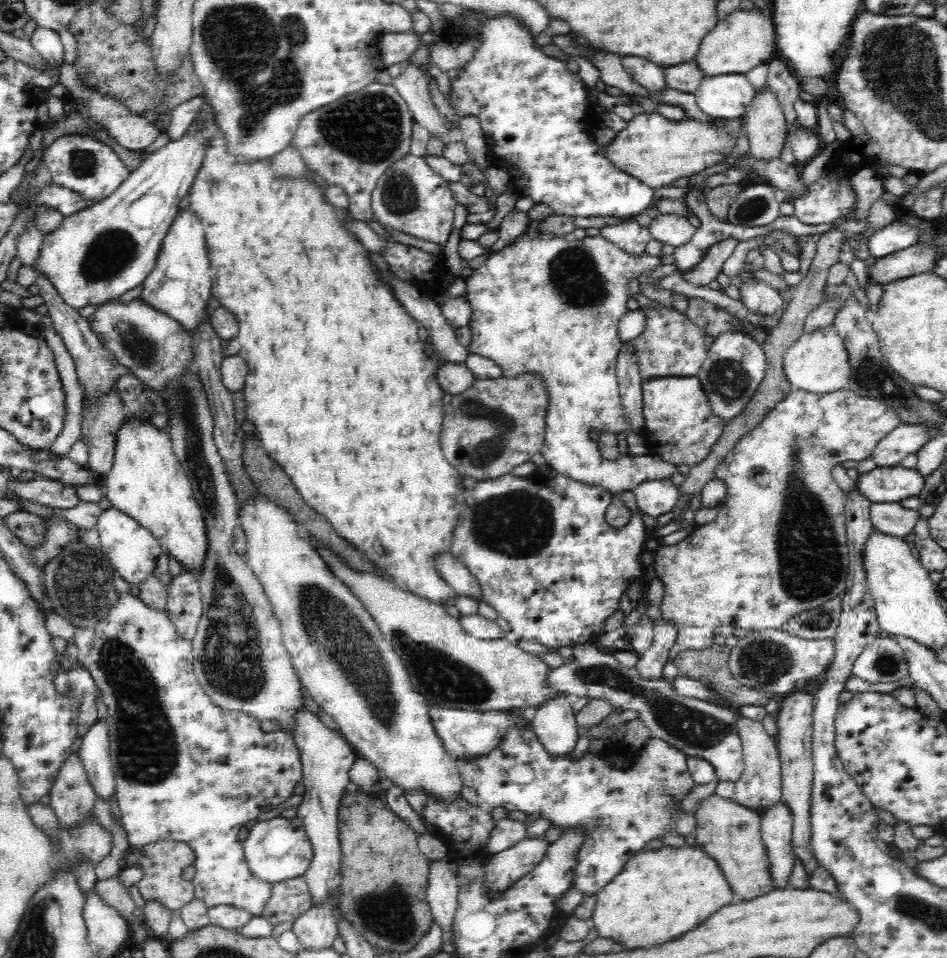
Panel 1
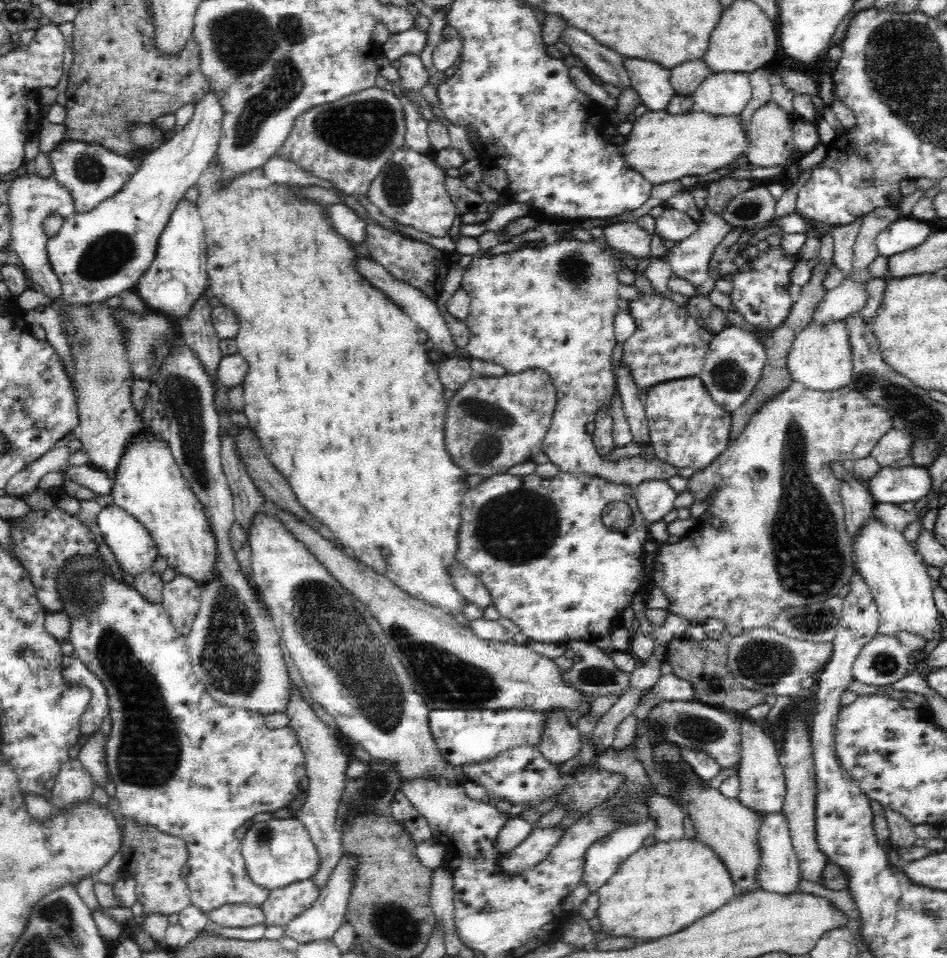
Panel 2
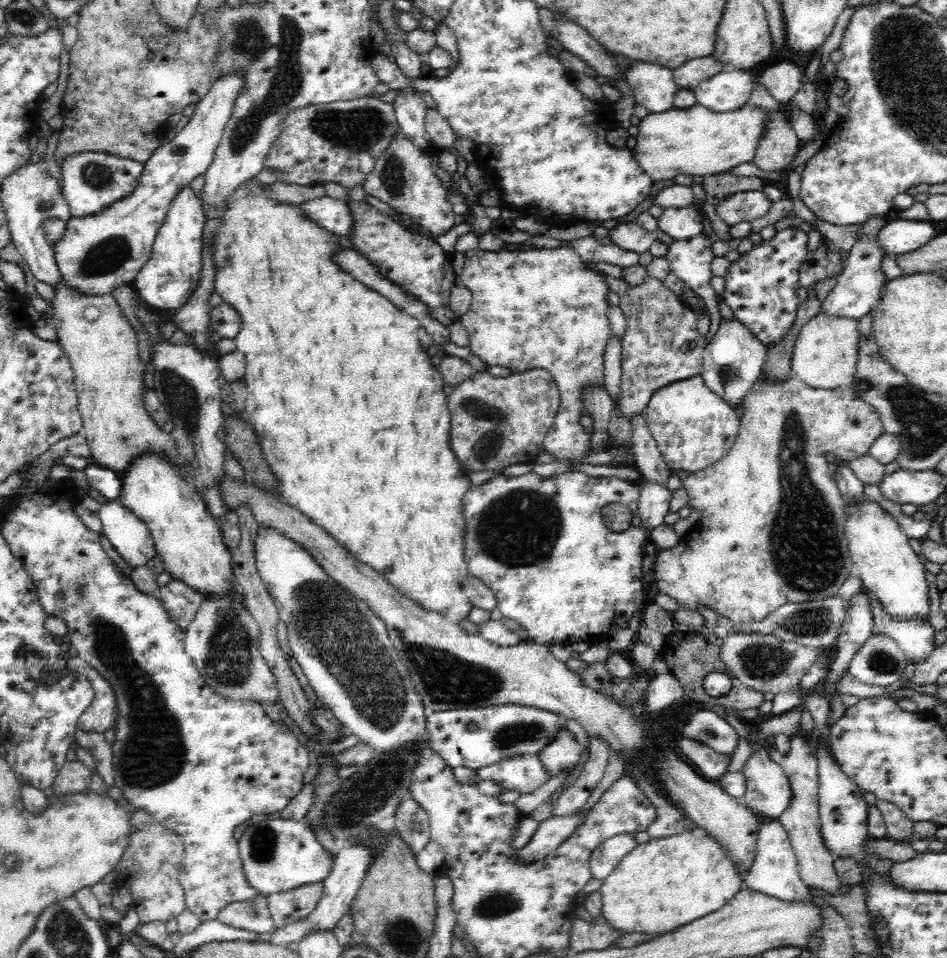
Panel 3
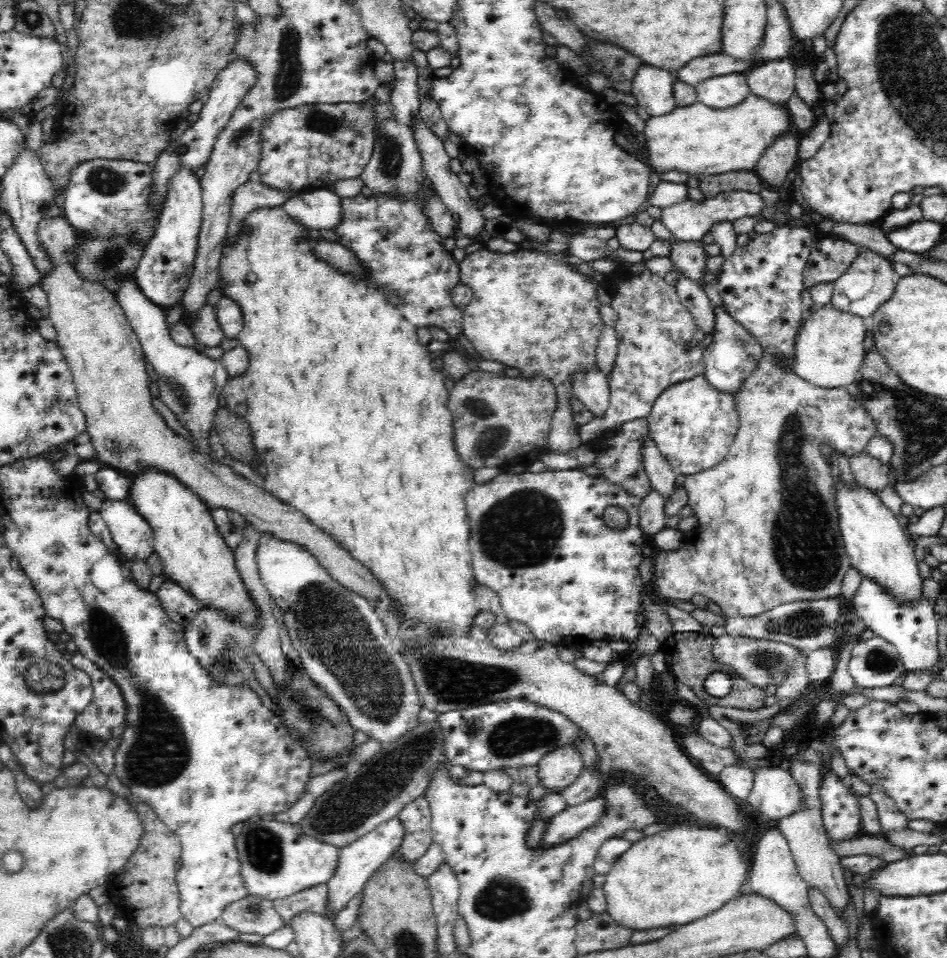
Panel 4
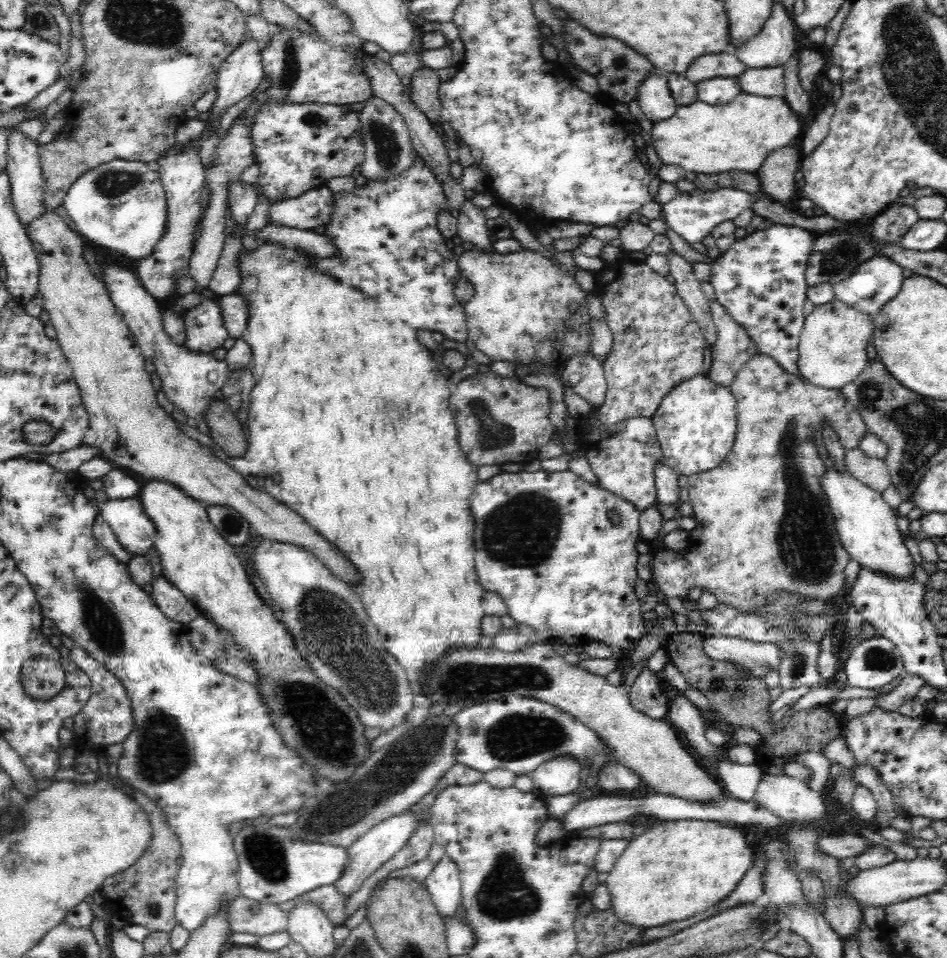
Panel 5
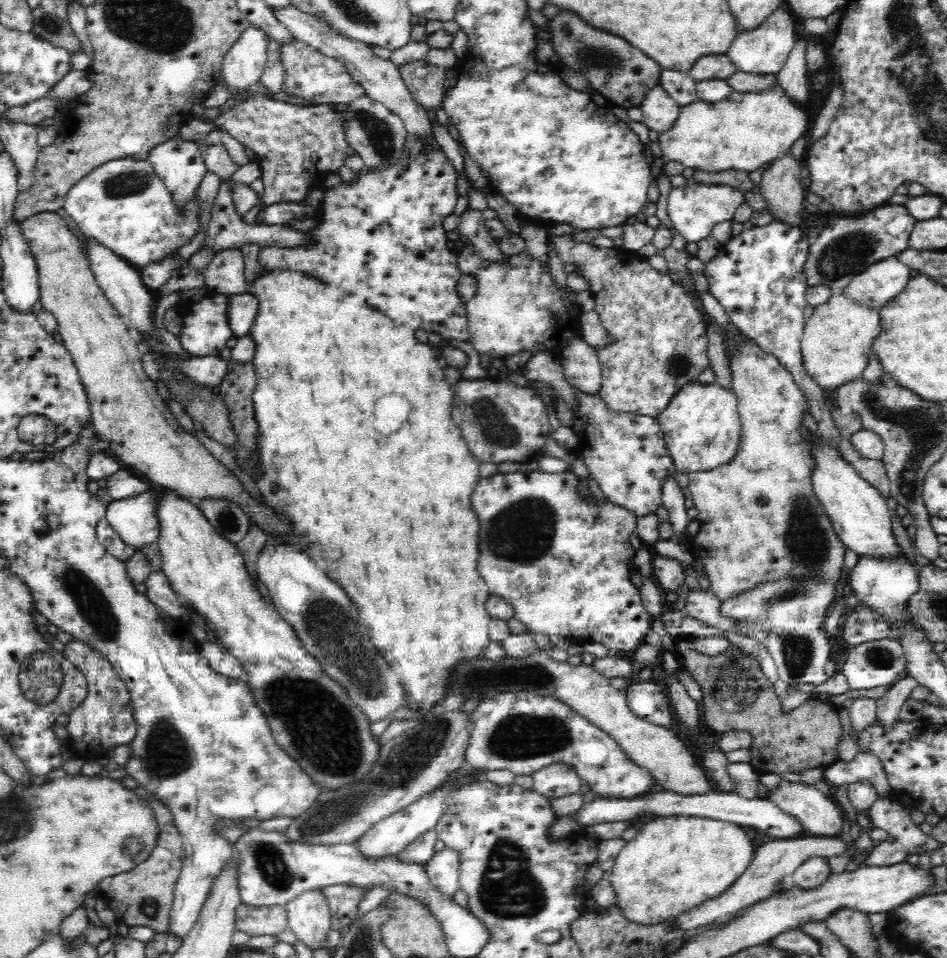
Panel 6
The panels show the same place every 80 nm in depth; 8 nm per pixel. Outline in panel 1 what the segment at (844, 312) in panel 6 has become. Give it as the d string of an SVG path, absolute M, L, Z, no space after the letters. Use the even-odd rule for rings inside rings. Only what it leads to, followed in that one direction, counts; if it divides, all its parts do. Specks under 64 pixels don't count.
M835 328L805 332L789 347L783 357L783 372L794 390L810 391L811 394L831 394L847 388L851 367L843 340Z

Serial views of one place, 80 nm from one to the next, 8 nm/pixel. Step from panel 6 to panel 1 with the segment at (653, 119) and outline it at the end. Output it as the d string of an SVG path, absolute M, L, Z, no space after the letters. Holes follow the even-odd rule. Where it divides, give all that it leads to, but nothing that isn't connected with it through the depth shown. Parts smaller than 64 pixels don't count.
M623 56L622 66L638 84L648 89L650 94L658 95L662 92L664 84L664 67L652 60L644 60L638 56Z

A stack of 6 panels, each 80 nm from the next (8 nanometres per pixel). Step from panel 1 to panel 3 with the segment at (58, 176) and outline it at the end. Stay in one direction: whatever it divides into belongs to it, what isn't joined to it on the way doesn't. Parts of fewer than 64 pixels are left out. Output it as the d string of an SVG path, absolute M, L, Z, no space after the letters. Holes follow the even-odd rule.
M94 150L72 154L59 167L62 174L62 192L74 218L94 216L120 198L128 197L128 194L134 192L140 174L143 173L141 162Z

